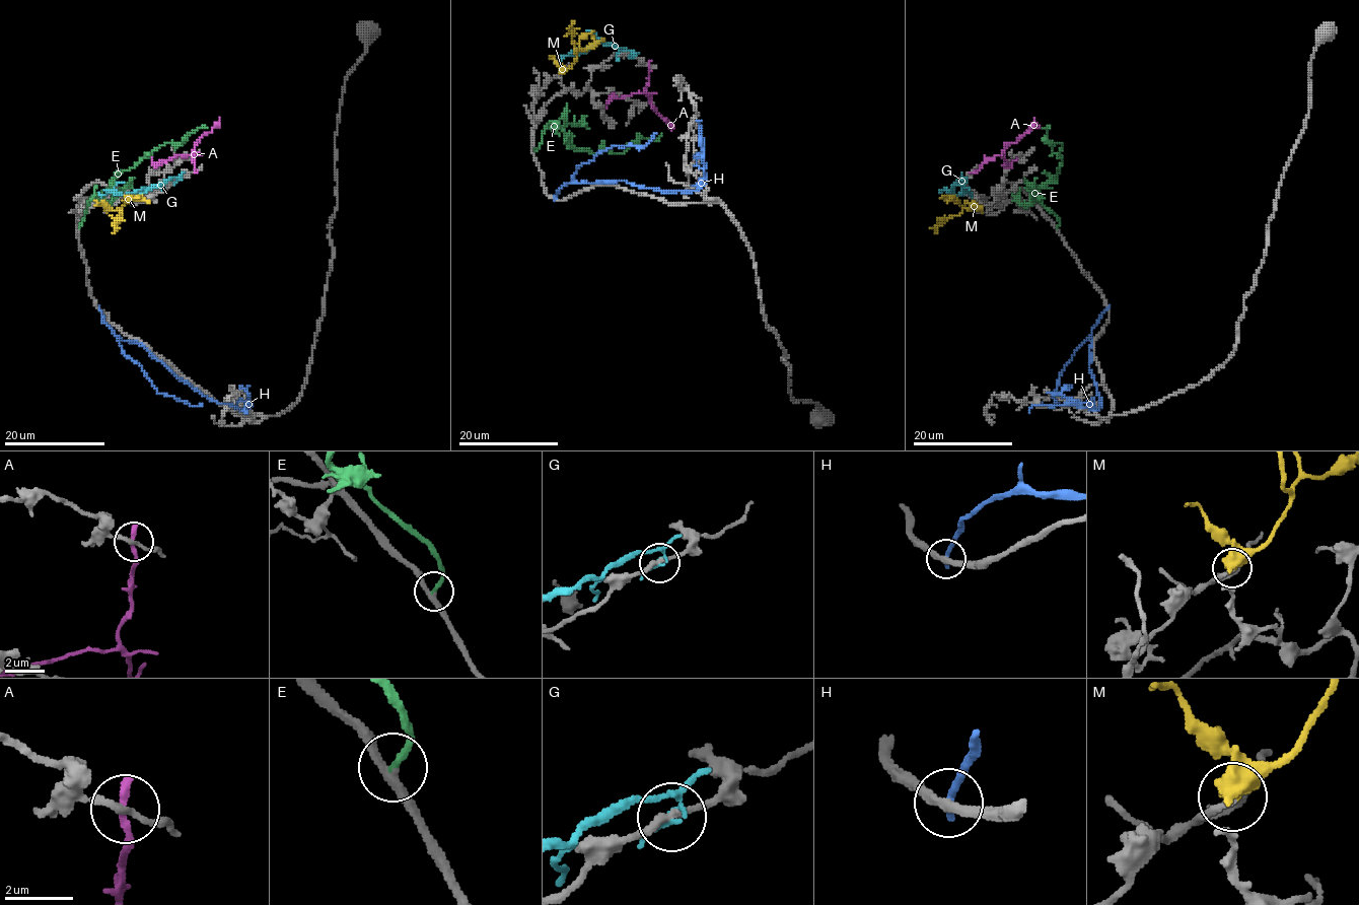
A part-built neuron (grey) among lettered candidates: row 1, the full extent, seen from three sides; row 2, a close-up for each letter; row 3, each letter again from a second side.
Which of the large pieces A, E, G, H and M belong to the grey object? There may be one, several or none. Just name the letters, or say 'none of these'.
E, M

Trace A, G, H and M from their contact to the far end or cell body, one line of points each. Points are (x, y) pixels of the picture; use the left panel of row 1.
A: (195, 171), (191, 155), (194, 144), (220, 118)
G: (179, 180), (174, 177), (138, 196), (98, 192)
H: (99, 308), (102, 321), (116, 335), (141, 344), (207, 398), (245, 410), (249, 406), (245, 405), (246, 413)
M: (108, 206), (114, 209), (121, 208), (115, 227), (119, 227)

